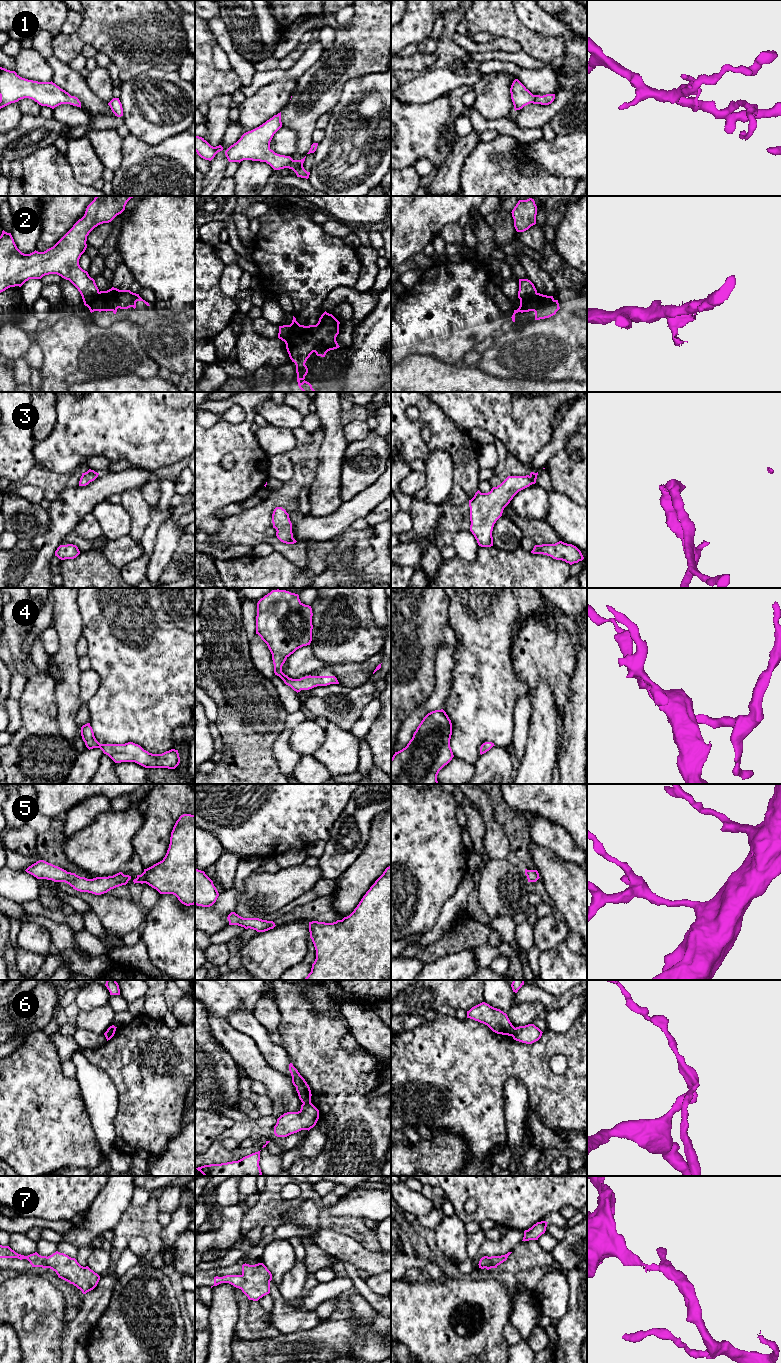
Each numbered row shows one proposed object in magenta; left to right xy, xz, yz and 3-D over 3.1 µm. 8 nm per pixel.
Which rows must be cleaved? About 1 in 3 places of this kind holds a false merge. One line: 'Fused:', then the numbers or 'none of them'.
Fused: 2, 6

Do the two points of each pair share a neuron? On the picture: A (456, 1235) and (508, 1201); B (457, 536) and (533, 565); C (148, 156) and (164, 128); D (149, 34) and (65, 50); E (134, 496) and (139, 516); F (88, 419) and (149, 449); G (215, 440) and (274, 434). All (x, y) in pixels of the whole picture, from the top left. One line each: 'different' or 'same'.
A: different
B: different
C: different
D: same
E: same
F: same
G: different

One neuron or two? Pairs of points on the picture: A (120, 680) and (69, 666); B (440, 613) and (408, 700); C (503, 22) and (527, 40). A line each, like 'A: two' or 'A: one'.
A: two
B: one
C: one

